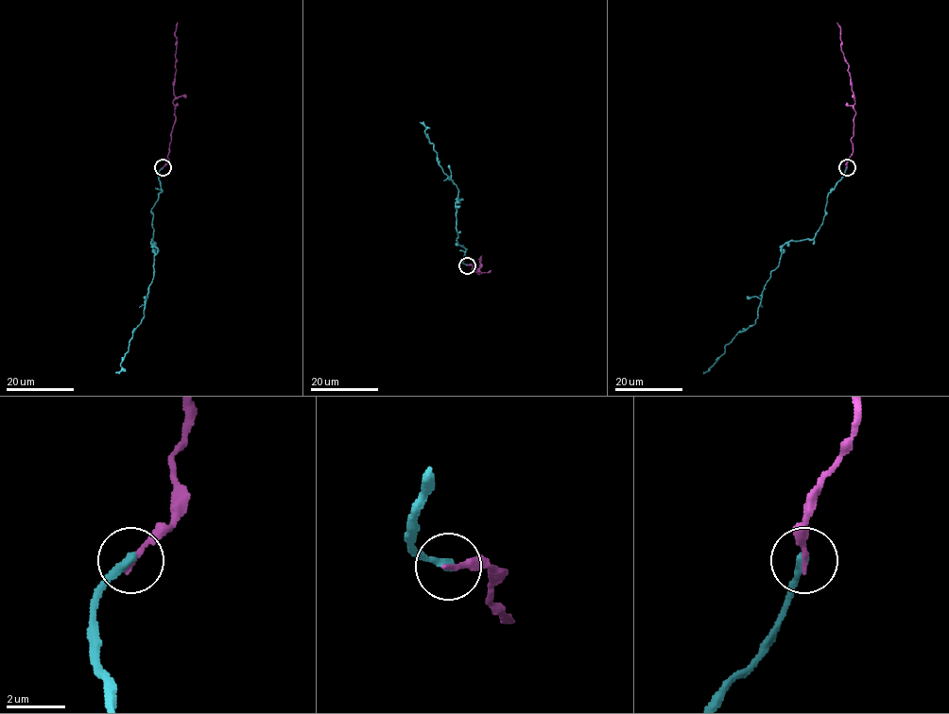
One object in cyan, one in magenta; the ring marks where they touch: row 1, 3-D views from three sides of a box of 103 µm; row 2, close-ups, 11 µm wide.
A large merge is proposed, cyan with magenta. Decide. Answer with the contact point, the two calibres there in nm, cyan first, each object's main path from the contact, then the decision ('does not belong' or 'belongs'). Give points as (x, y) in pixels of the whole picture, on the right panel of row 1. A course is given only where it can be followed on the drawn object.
at (847, 167); 280 nm thick on the cyan side, 200 nm on the other; cyan runs (847, 167), (827, 196), (816, 235), (782, 246), (753, 324), (741, 331), (703, 373); magenta runs (847, 167), (852, 153), (855, 100), (837, 22); does not belong

